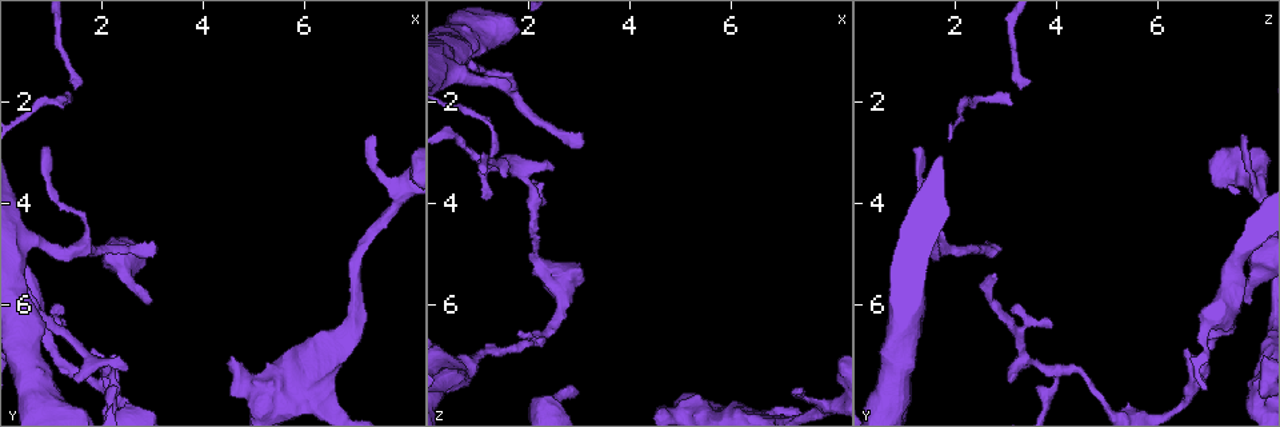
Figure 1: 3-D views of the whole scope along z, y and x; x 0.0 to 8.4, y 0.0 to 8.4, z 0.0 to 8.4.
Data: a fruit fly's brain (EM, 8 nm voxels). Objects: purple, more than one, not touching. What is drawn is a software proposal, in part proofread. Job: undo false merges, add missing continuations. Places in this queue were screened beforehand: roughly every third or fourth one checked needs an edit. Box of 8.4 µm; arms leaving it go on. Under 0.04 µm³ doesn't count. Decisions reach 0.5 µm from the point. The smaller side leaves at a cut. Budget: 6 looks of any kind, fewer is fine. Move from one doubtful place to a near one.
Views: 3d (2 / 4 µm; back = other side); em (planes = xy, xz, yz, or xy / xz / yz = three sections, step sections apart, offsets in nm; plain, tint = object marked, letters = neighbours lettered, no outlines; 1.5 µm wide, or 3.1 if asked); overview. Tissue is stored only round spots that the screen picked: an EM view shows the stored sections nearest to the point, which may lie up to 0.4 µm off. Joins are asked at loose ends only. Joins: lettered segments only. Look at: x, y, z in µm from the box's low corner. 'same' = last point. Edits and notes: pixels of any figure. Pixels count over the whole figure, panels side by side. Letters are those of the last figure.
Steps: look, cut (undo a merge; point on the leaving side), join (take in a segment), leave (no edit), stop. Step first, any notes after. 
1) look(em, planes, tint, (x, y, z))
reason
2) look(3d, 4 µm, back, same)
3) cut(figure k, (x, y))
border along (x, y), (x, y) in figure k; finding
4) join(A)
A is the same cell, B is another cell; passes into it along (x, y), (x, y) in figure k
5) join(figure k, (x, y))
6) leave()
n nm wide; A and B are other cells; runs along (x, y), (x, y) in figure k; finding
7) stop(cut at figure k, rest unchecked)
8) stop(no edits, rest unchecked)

look(em, planes, tint, (7.35, 2.65, 7.65))
thin end

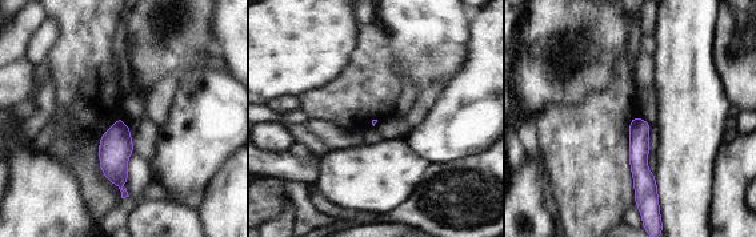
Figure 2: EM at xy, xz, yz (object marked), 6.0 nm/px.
look(em, planes, letters, same)
what lies round it

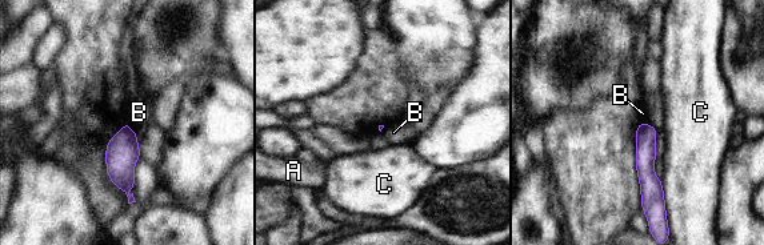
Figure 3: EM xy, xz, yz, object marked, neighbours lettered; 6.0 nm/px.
leave()
C touches over 200 nm; A, B and C are other cells; border along (127, 123), (136, 132) in figure 3; no lettered segment goes on from it

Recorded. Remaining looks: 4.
look(3d, 4 µm, back, (1.55, 7.50, 3.00))
branch stops here

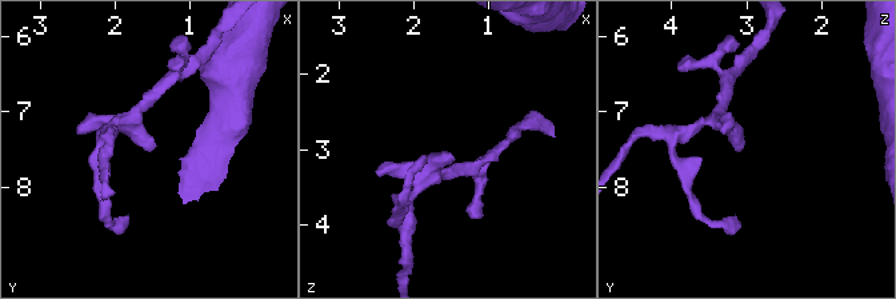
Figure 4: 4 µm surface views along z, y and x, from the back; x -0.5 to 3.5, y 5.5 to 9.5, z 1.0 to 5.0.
look(em, planes, letters, (1.55, 7.50, 3.05))

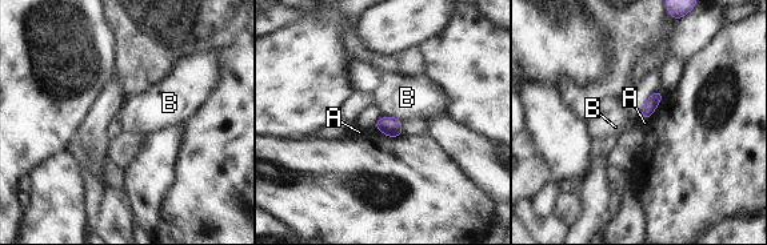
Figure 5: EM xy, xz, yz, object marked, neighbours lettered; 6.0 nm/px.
leave()
A and B are other cells; border along (383, 115), (400, 120) in figure 5; no lettered segment goes on from it

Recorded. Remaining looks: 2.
stop(no edits, rest unchecked)

